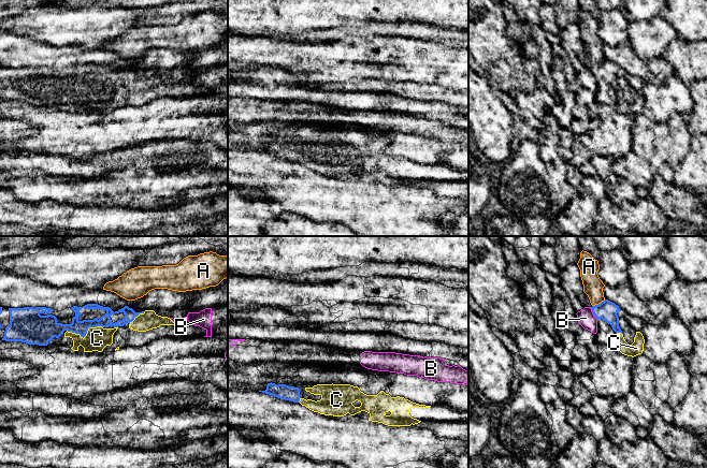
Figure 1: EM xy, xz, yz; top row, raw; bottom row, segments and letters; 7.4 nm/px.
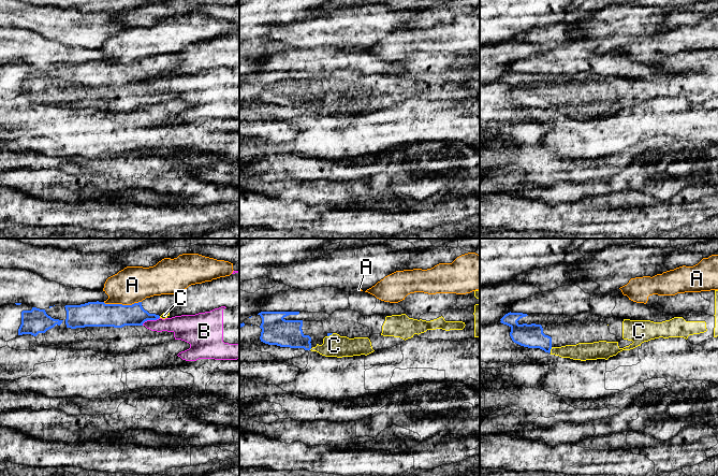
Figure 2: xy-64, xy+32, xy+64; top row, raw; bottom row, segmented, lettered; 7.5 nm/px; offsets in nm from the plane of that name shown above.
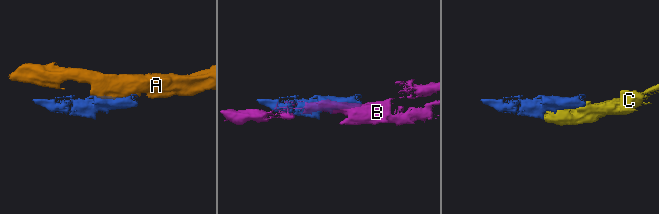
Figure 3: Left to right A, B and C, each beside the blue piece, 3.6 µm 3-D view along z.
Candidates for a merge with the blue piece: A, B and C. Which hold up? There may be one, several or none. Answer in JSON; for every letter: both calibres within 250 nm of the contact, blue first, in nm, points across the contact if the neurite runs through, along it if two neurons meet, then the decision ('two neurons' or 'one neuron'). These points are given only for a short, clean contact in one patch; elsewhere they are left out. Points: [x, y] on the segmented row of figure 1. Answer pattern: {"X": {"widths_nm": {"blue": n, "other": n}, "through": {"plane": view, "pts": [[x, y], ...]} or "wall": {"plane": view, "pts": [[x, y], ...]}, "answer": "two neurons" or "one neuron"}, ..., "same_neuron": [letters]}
{"A": {"widths_nm": {"blue": 150, "other": 150}, "answer": "two neurons"}, "B": {"widths_nm": {"blue": 150, "other": 130}, "answer": "two neurons"}, "C": {"widths_nm": {"blue": 110, "other": 180}, "answer": "one neuron"}, "same_neuron": ["C"]}

